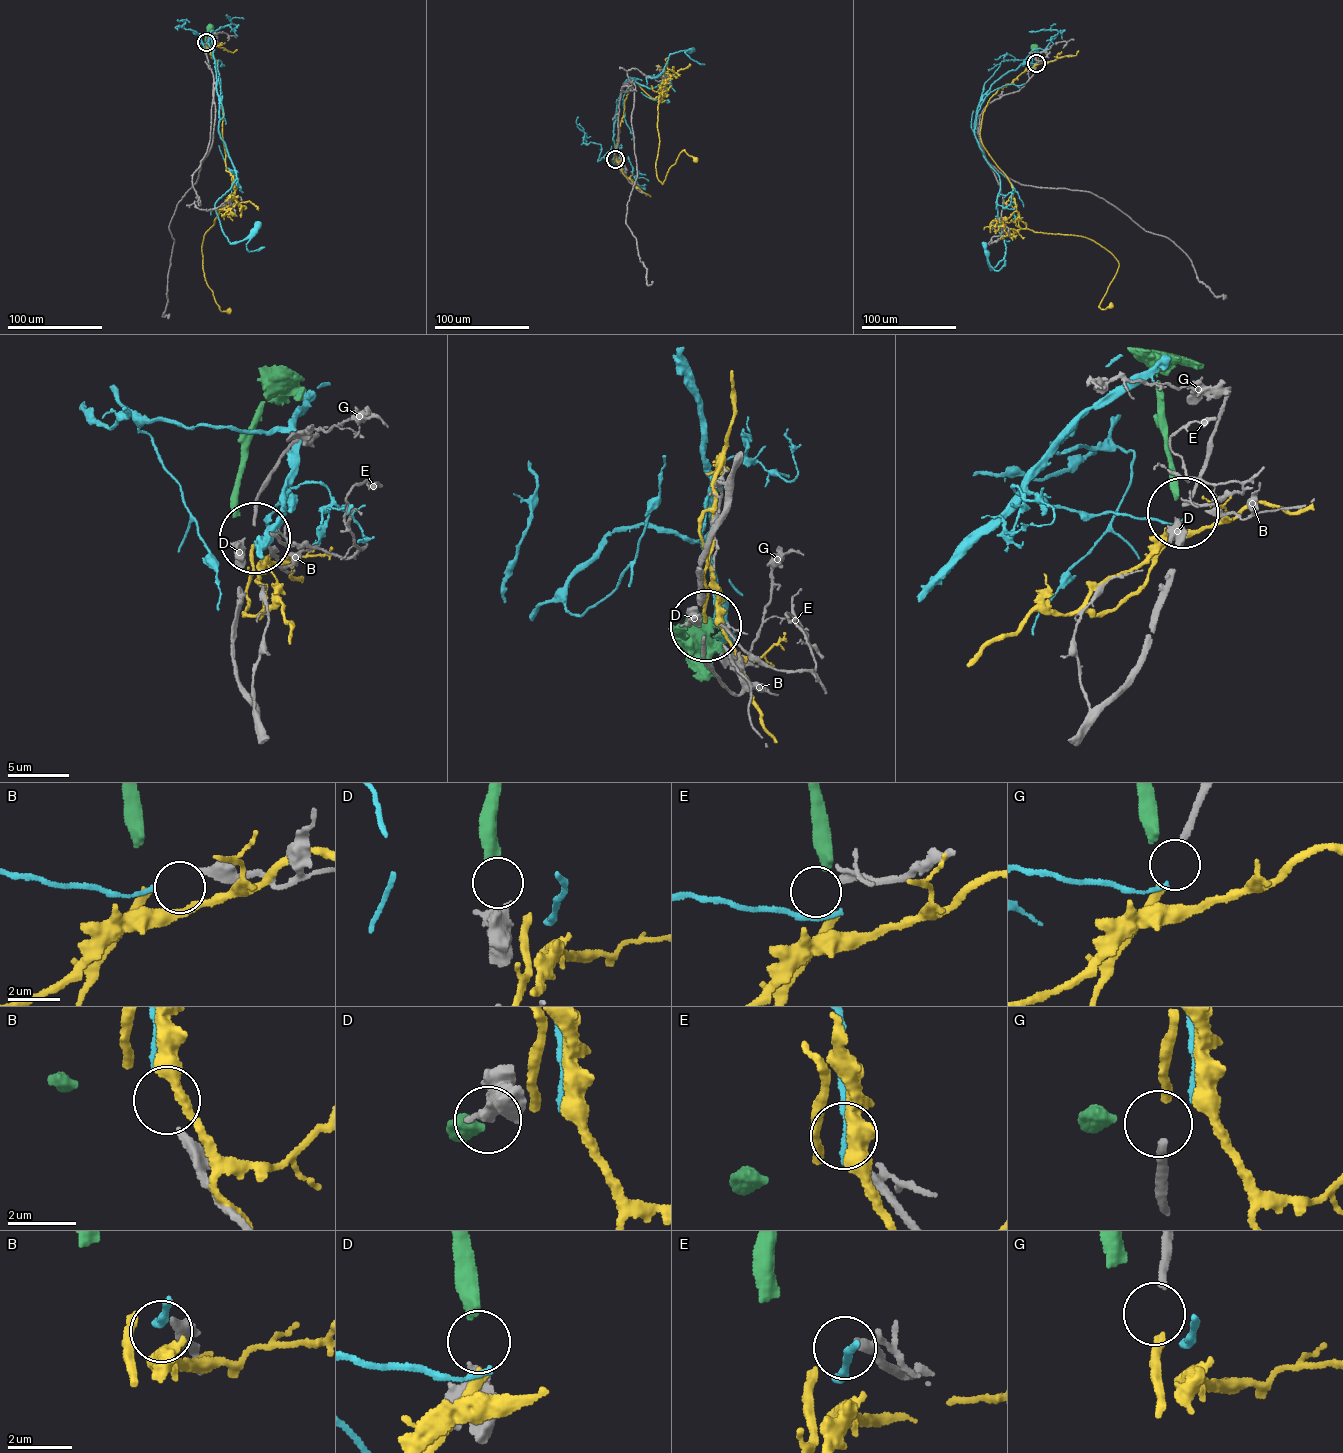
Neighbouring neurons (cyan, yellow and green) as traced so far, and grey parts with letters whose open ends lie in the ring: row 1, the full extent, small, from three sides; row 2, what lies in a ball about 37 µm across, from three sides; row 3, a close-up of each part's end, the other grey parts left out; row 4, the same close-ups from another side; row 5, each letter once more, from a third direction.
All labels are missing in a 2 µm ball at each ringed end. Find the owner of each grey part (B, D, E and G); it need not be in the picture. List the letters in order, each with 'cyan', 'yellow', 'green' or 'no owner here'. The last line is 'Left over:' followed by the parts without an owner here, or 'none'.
B: cyan
D: green
E: no owner here
G: yellow
Left over: E

